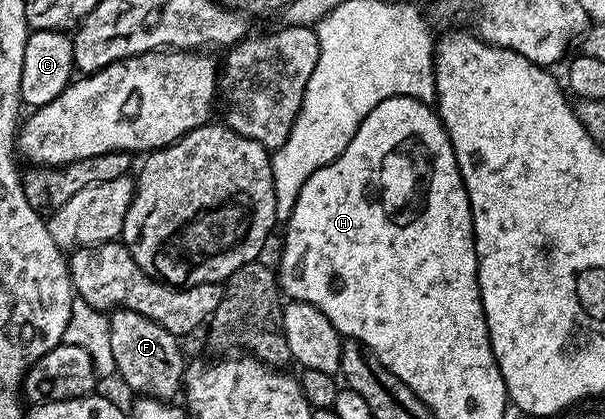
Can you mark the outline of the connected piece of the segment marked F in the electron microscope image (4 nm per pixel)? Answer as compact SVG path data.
M117 309L111 312L109 325L114 365L130 389L140 397L175 400L175 395L181 394L184 385L186 366L186 358L180 352L181 340L150 317L142 317L142 313L133 311Z

